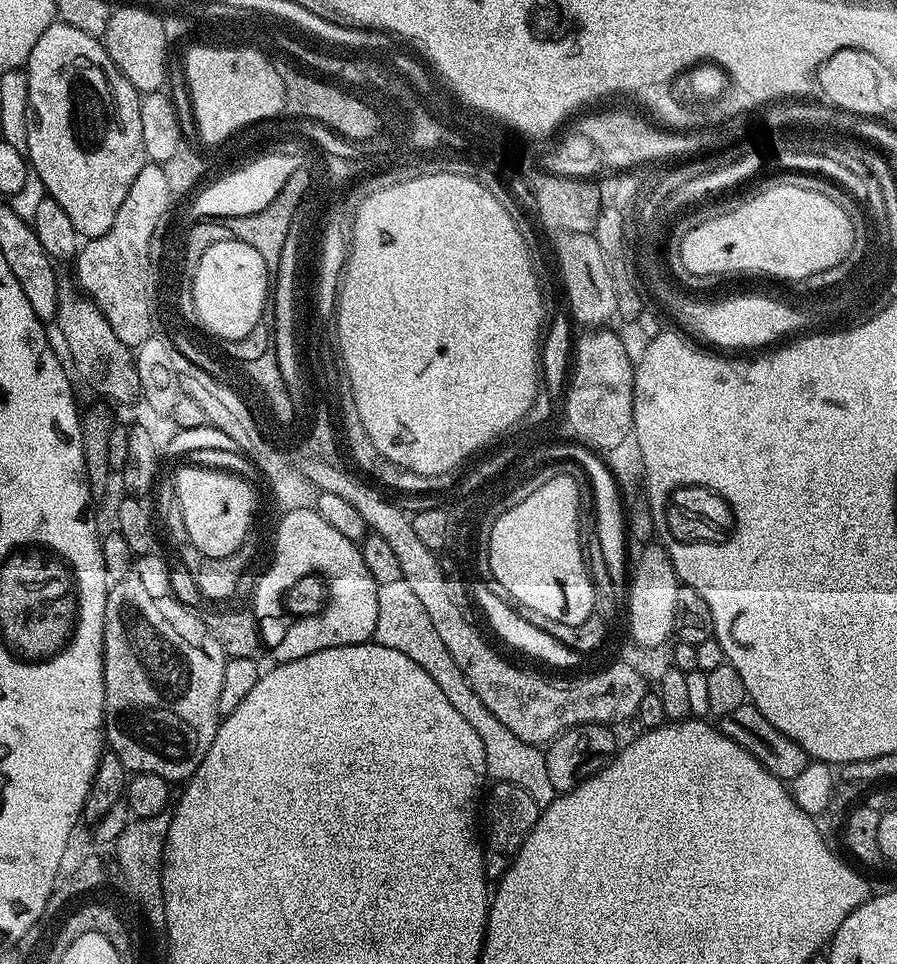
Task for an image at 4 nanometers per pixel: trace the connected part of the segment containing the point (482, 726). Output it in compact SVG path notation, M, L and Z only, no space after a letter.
M404 580L398 582L386 582L378 587L378 622L376 623L375 643L382 646L390 646L390 650L398 650L398 654L406 654L406 658L411 658L413 662L418 662L434 682L438 682L442 694L450 698L450 706L474 726L478 738L482 738L484 749L486 750L486 770L493 781L502 784L513 784L522 786L530 798L541 806L547 806L556 799L558 790L550 782L550 774L546 774L546 758L544 752L535 744L522 742L486 706L482 704L482 698L474 694L474 690L466 682L462 670L450 658L450 650L442 646L442 638L438 638L438 633L434 631L434 622L430 622L430 617L426 615L426 609L422 602L418 602L418 597L410 591L410 586L406 586Z

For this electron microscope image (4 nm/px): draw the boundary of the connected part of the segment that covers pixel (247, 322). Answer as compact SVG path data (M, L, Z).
M233 239L215 242L198 262L192 292L199 327L207 335L245 338L265 319L264 303L270 300L270 274L254 246L246 246L246 242Z

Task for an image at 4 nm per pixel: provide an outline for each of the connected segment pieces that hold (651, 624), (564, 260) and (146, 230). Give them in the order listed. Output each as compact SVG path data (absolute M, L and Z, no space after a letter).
M663 547L648 548L641 554L637 564L635 561L626 605L628 604L628 628L632 631L632 640L637 644L637 649L662 648L673 639L678 590L681 586L680 581L676 579L672 560Z
M585 230L582 234L575 234L562 245L555 245L556 260L560 263L560 278L564 282L564 290L567 294L566 301L573 306L573 316L585 329L592 330L597 326L604 326L611 316L617 315L616 310L616 276L612 271L612 265L608 263L608 257L604 255L602 246L598 246L595 235Z
M145 163L144 168L138 170L138 178L134 178L134 186L130 186L130 194L126 194L126 202L118 206L118 215L110 230L89 239L76 253L75 283L79 291L100 308L106 322L110 322L110 330L114 330L114 334L118 334L118 338L122 338L122 342L129 346L141 344L154 332L148 293L148 268L151 266L149 252L161 227L160 219L169 215L166 210L167 200L168 184L163 167Z

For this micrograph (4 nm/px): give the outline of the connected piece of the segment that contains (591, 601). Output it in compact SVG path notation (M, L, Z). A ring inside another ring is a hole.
M556 474L549 479L544 486L538 487L534 494L530 494L528 498L518 503L513 509L506 510L504 514L493 524L493 529L490 530L488 542L488 561L486 568L492 571L490 574L492 580L502 582L502 586L506 586L506 590L510 590L510 594L514 594L514 598L518 602L522 602L522 606L530 606L534 610L539 610L541 614L548 615L549 618L554 618L558 622L566 622L566 626L578 626L582 622L586 622L586 618L594 615L592 608L596 604L596 592L592 589L592 580L588 577L588 568L584 565L584 552L580 549L580 484L572 476L562 476Z

